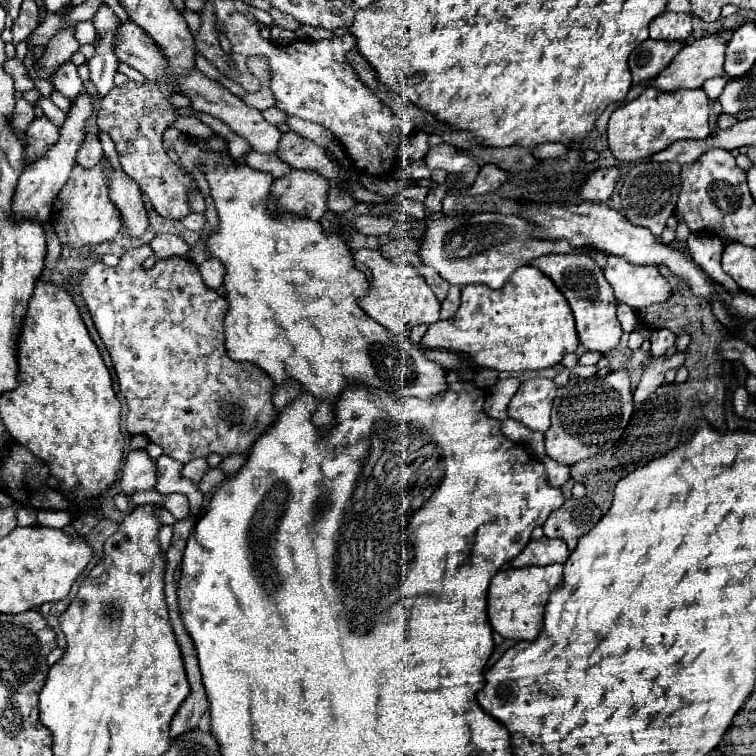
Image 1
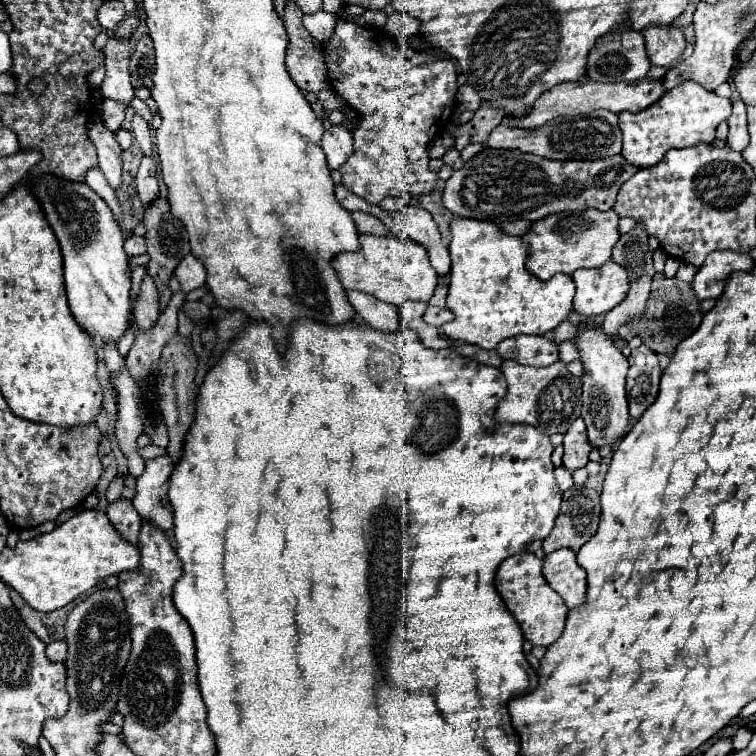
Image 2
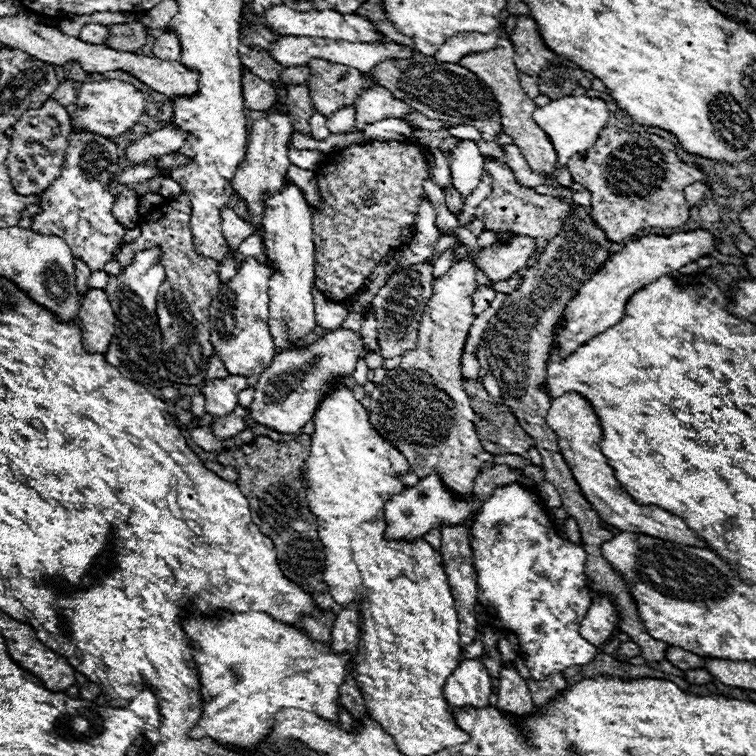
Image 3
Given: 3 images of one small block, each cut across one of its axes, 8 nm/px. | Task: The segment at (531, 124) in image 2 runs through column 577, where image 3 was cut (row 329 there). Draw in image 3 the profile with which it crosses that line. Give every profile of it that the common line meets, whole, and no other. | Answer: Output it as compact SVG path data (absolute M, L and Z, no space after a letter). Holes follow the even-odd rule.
M88 290L82 298L78 310L78 320L82 328L82 344L90 352L104 354L114 336L114 312L104 290Z

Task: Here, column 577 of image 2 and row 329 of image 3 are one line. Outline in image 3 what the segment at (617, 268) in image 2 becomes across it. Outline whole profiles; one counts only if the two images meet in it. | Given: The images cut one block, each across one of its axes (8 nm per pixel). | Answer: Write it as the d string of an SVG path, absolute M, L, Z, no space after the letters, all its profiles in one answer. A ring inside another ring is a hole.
M284 182L282 190L264 200L266 210L262 216L266 256L274 266L270 276L270 332L278 352L290 348L290 338L304 338L316 328L312 286L316 280L314 258L314 230L312 210L298 186Z

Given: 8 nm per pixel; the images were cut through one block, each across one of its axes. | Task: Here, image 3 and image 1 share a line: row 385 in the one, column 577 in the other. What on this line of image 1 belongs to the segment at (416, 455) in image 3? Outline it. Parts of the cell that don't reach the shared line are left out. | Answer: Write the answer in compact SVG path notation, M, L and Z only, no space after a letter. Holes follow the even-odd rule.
M624 370L610 372L602 378L572 378L556 390L552 406L552 426L544 434L546 454L558 464L576 464L600 450L610 448L622 436L634 412L630 380Z

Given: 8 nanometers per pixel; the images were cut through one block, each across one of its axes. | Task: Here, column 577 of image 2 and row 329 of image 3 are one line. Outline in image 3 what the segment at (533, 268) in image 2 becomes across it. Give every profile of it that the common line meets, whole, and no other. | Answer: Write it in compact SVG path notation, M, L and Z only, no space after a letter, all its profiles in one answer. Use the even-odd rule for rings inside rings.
M248 258L238 274L226 286L220 286L216 300L210 308L210 340L214 352L224 362L228 374L240 372L248 380L248 386L254 388L260 374L270 366L276 346L270 334L270 308L268 308L268 280L272 274L272 264L260 264L256 258Z

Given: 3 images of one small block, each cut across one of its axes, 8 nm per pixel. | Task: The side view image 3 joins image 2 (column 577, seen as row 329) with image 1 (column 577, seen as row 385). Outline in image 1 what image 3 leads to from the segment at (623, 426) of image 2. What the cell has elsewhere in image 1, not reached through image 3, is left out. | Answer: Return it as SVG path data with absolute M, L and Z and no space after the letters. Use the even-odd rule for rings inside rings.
M546 254L540 256L532 262L538 270L542 270L556 286L558 290L566 296L574 318L576 318L576 330L580 344L588 352L598 352L598 354L612 354L622 338L622 326L616 318L616 298L612 294L610 284L606 282L602 268L594 264L590 256L564 256L564 254Z

